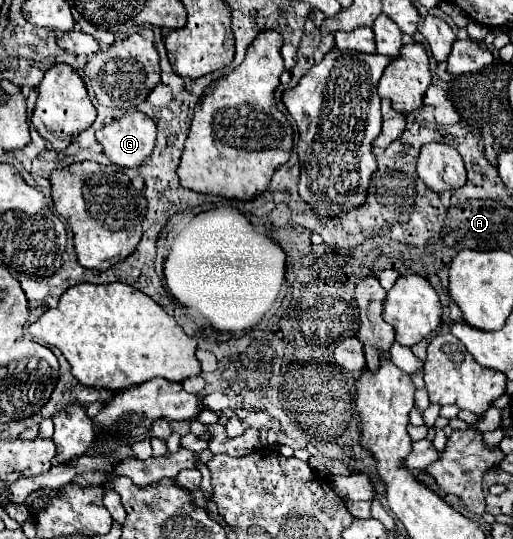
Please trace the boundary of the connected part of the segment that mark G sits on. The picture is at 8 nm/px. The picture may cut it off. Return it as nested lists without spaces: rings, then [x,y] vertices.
[[[128,111],[120,119],[114,119],[110,125],[98,129],[96,141],[104,147],[106,157],[114,165],[138,167],[154,149],[156,125],[148,115]]]

